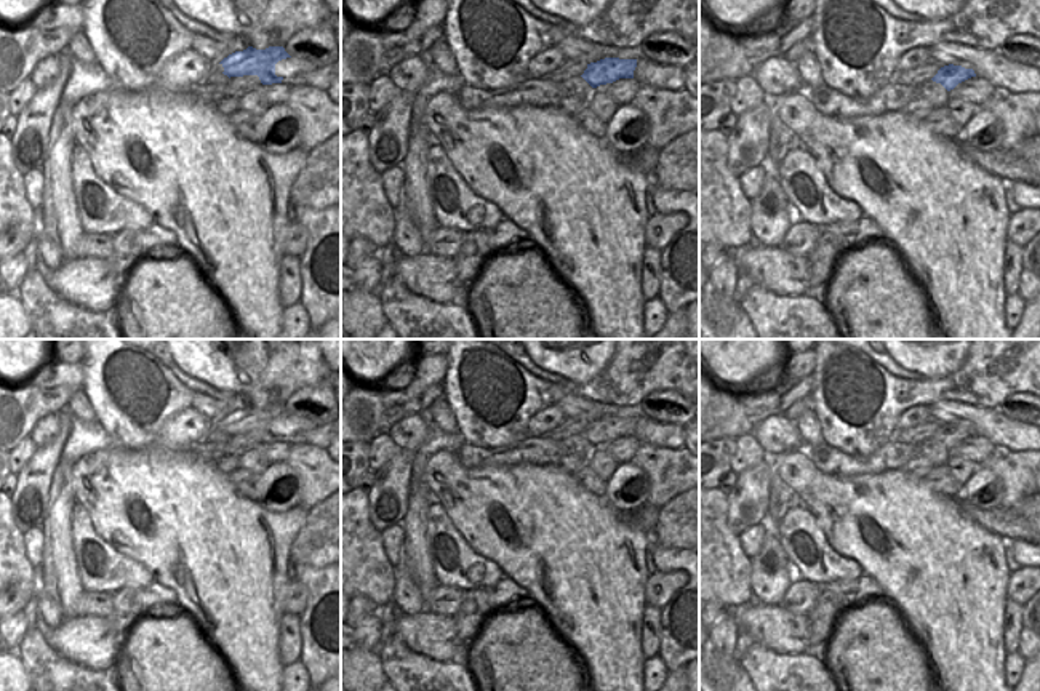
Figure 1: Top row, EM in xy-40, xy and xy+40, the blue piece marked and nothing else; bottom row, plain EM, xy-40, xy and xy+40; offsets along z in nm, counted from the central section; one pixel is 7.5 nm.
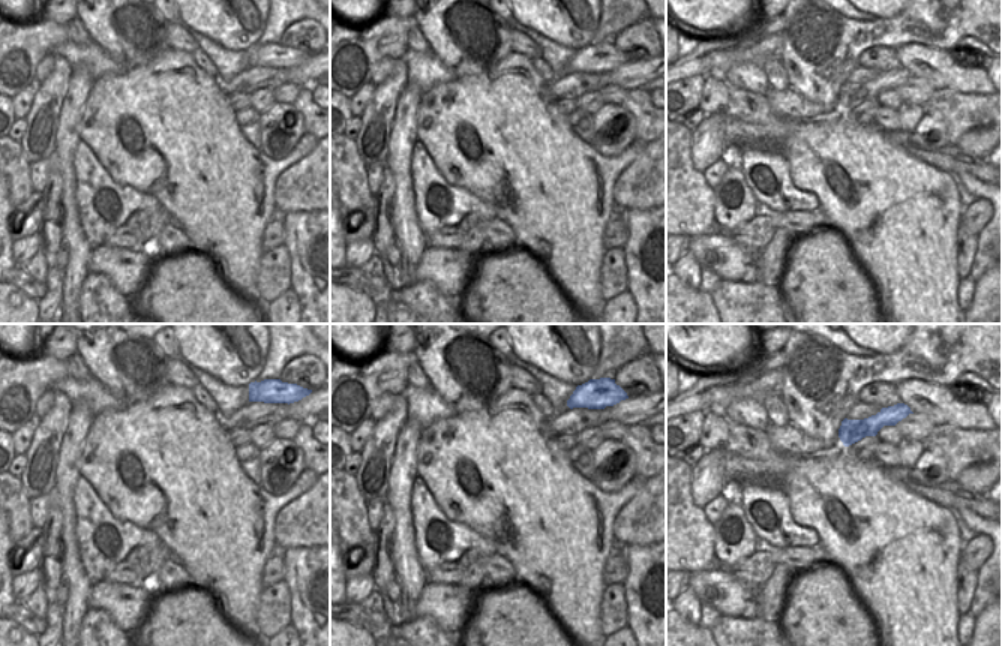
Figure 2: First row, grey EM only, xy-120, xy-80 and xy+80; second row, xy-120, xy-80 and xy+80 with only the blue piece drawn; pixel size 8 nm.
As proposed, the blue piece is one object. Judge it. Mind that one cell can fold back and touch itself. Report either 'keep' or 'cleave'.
cleave

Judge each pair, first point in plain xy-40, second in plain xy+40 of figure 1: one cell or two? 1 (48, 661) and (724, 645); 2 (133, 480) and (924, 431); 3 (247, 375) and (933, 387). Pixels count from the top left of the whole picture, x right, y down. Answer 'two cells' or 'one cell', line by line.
1: two cells
2: two cells
3: two cells

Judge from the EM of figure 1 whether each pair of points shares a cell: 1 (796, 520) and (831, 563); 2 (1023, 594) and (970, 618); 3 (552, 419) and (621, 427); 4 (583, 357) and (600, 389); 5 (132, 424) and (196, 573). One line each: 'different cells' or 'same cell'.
1: same cell
2: different cells
3: different cells
4: different cells
5: different cells

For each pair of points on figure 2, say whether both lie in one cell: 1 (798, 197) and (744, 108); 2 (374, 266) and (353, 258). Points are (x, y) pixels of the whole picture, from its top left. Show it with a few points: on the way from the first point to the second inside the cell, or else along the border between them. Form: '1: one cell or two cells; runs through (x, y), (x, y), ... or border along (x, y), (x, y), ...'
1: two cells; border along (780, 153), (788, 162), (788, 173), (795, 186)
2: two cells; border along (374, 252), (359, 267)

